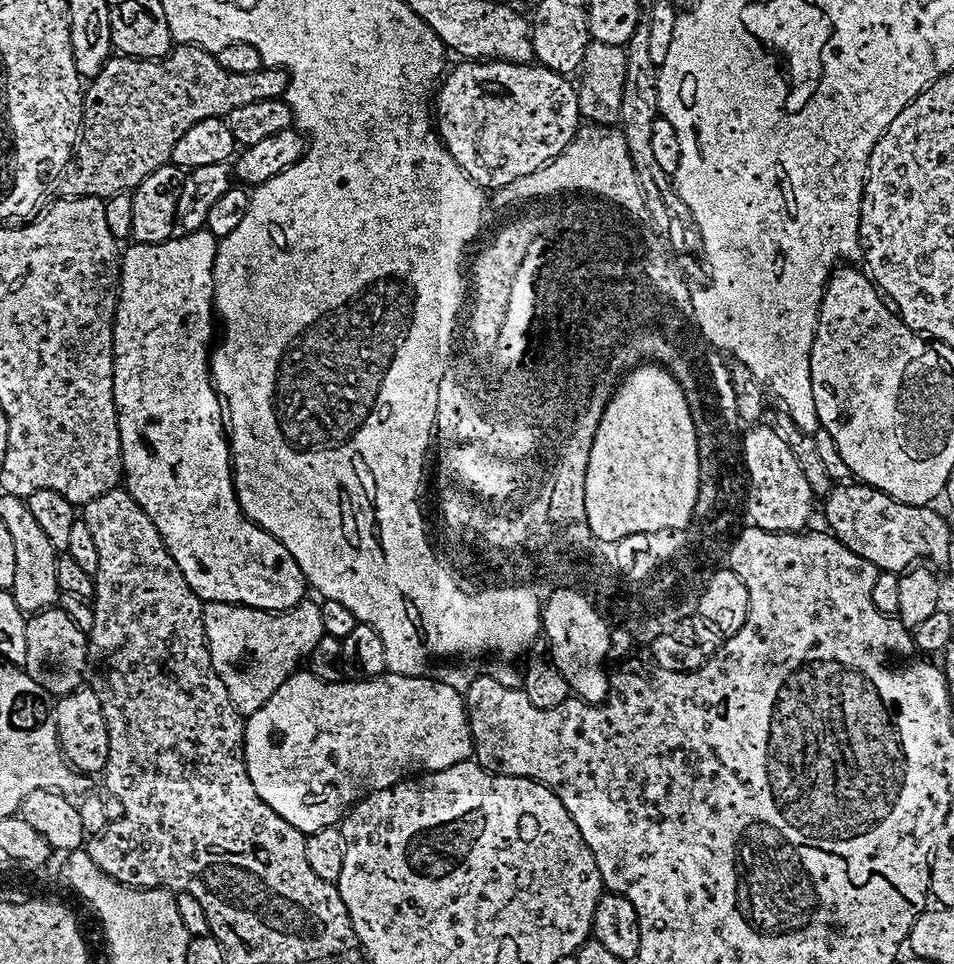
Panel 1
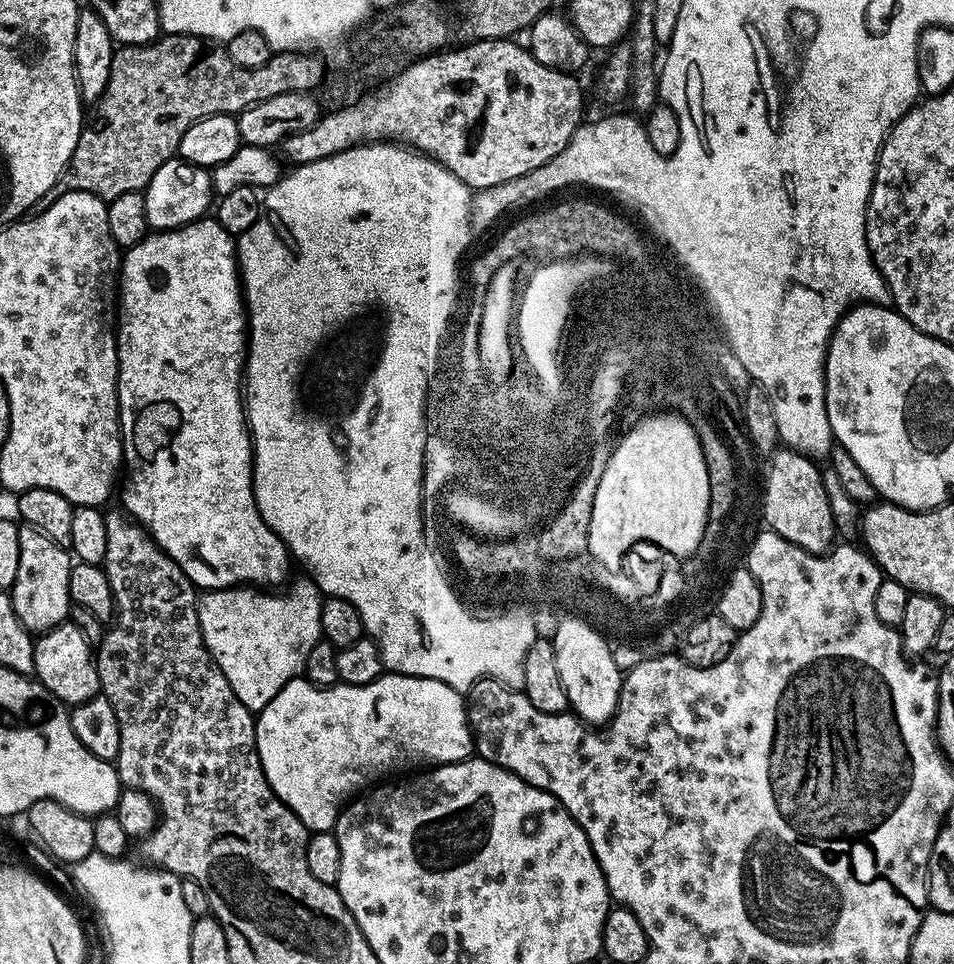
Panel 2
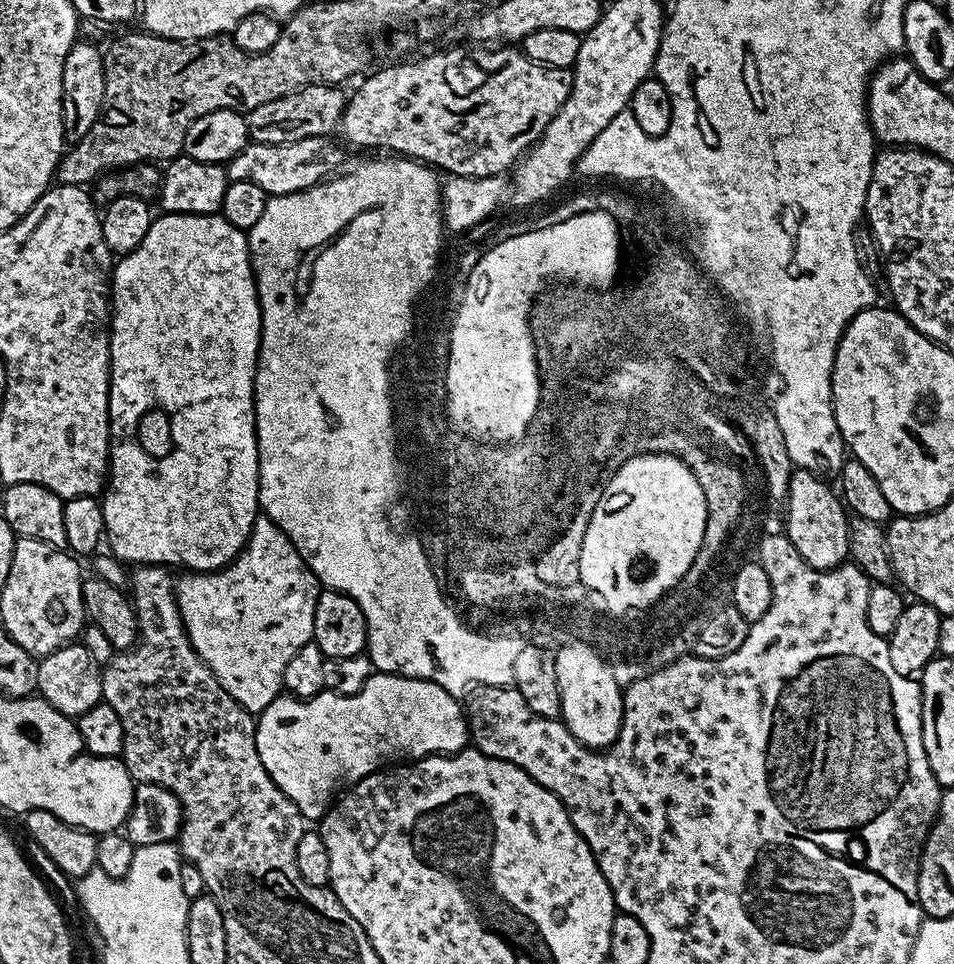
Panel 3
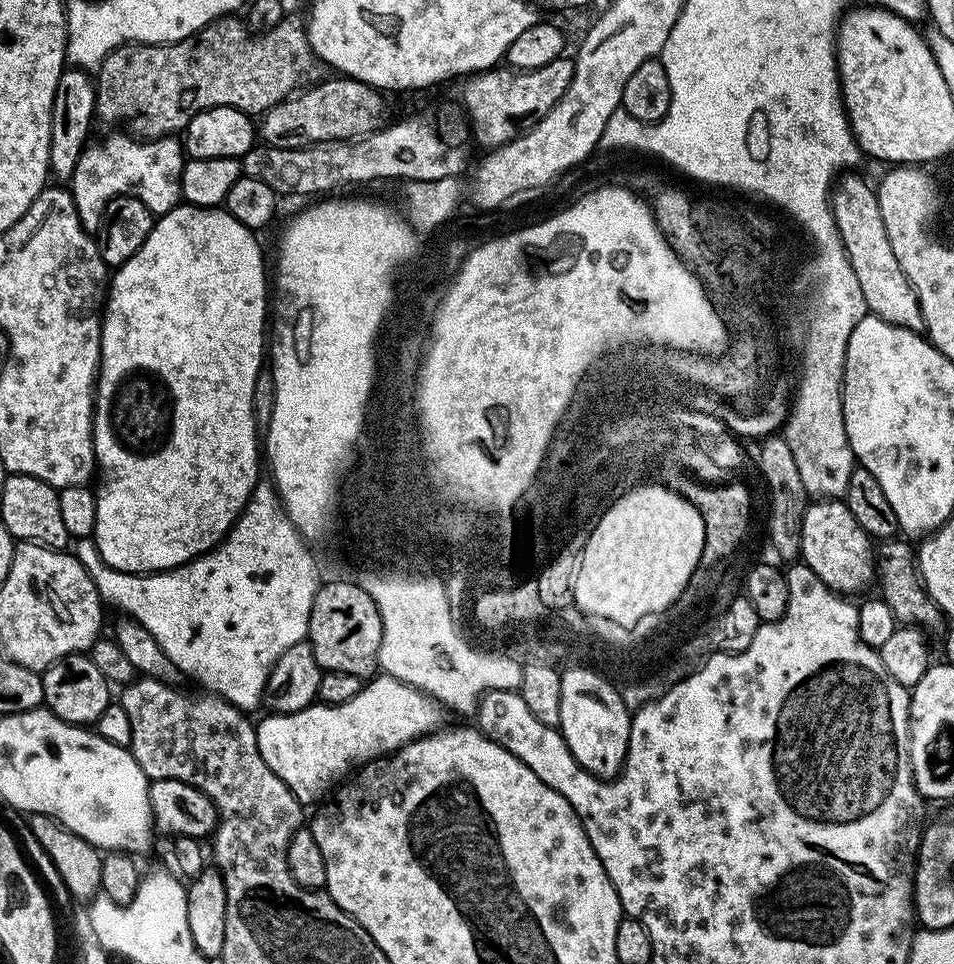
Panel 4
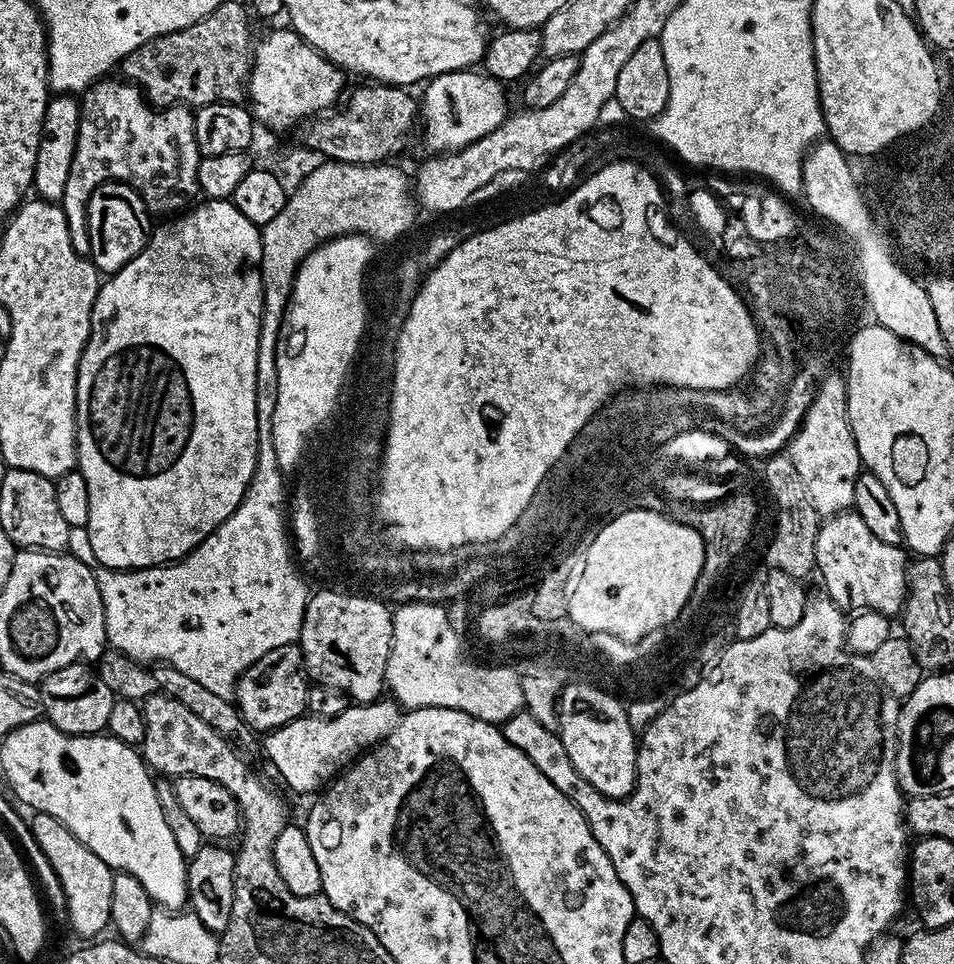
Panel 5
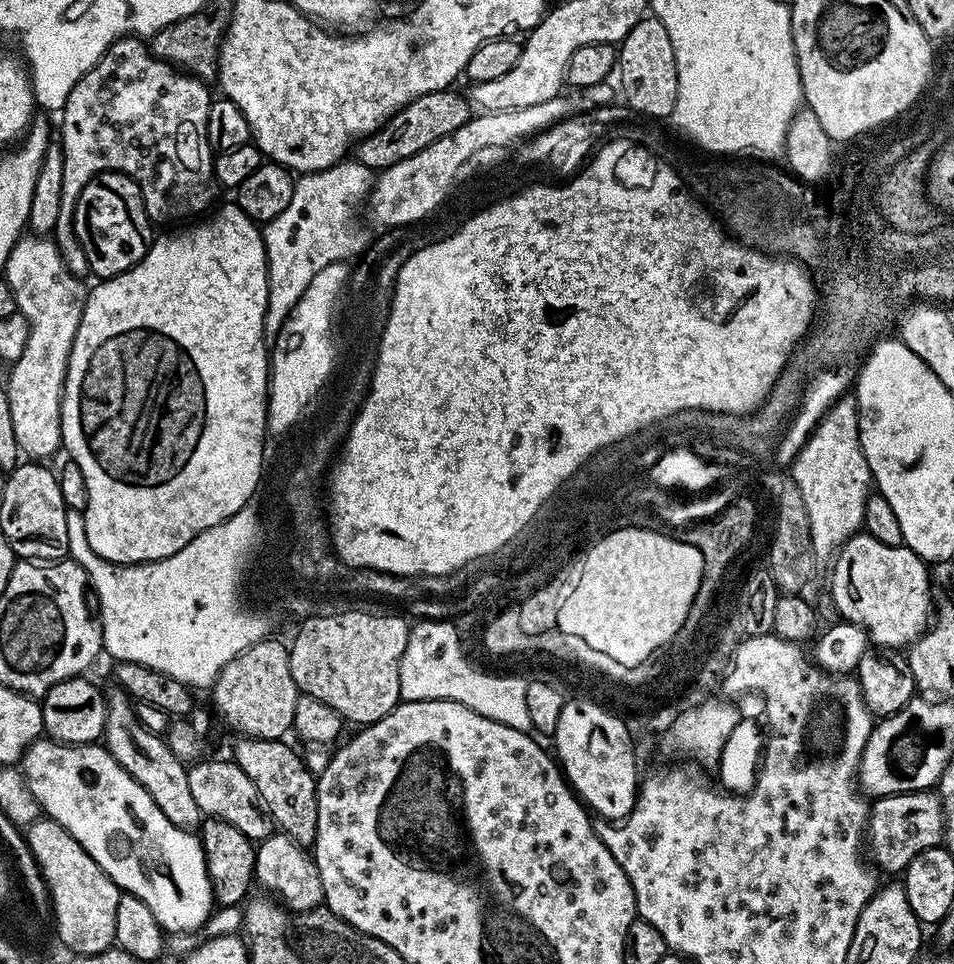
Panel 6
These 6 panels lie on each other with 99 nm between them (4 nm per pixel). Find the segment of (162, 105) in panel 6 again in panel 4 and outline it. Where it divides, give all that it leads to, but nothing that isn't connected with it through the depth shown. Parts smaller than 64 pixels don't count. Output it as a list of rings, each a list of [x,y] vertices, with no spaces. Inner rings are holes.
[[[120,130],[105,138],[101,144],[89,143],[74,166],[70,191],[78,218],[86,231],[100,231],[100,219],[109,200],[115,196],[132,196],[152,211],[153,217],[165,216],[181,203],[180,175],[186,163],[183,143],[175,135],[161,136],[158,140],[133,138]]]

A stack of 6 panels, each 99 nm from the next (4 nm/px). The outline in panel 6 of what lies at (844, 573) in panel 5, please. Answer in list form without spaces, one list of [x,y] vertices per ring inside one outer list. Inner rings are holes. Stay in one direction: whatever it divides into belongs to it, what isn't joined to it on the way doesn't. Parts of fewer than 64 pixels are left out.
[[[867,534],[851,536],[835,553],[832,577],[828,588],[832,591],[832,604],[841,621],[858,624],[868,633],[873,645],[893,650],[907,649],[929,627],[928,615],[932,612],[932,584],[928,581],[929,565],[914,550],[906,546],[895,548],[878,542],[878,538]]]

